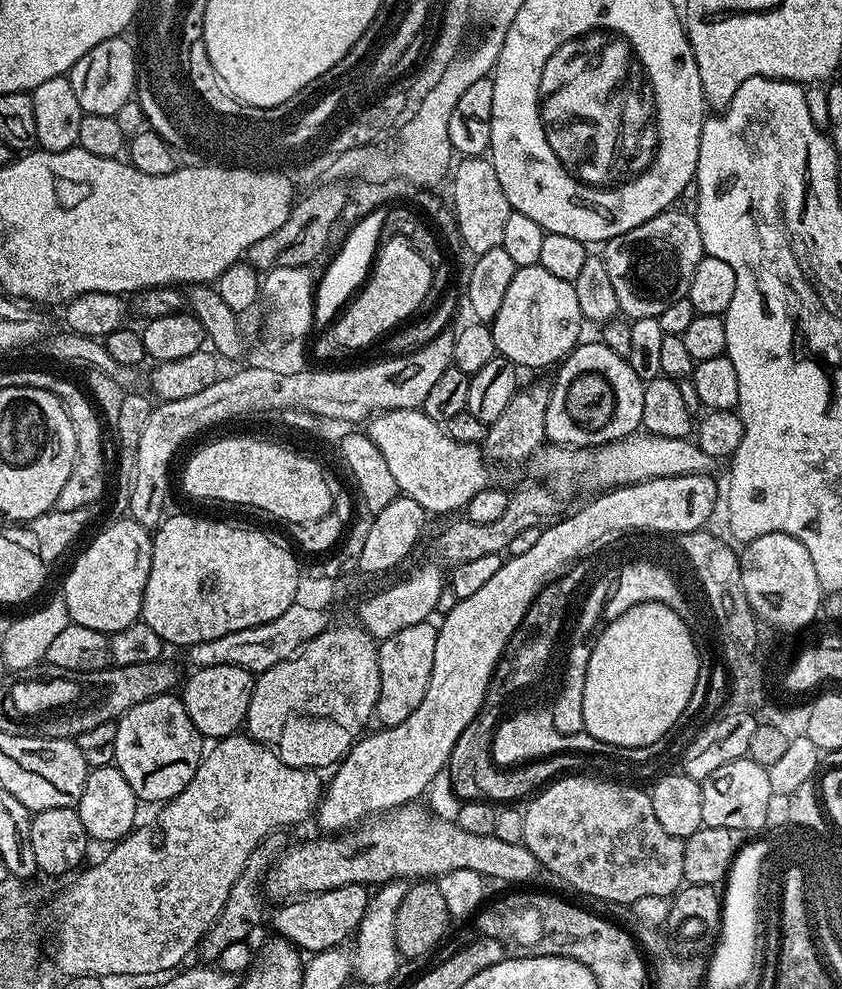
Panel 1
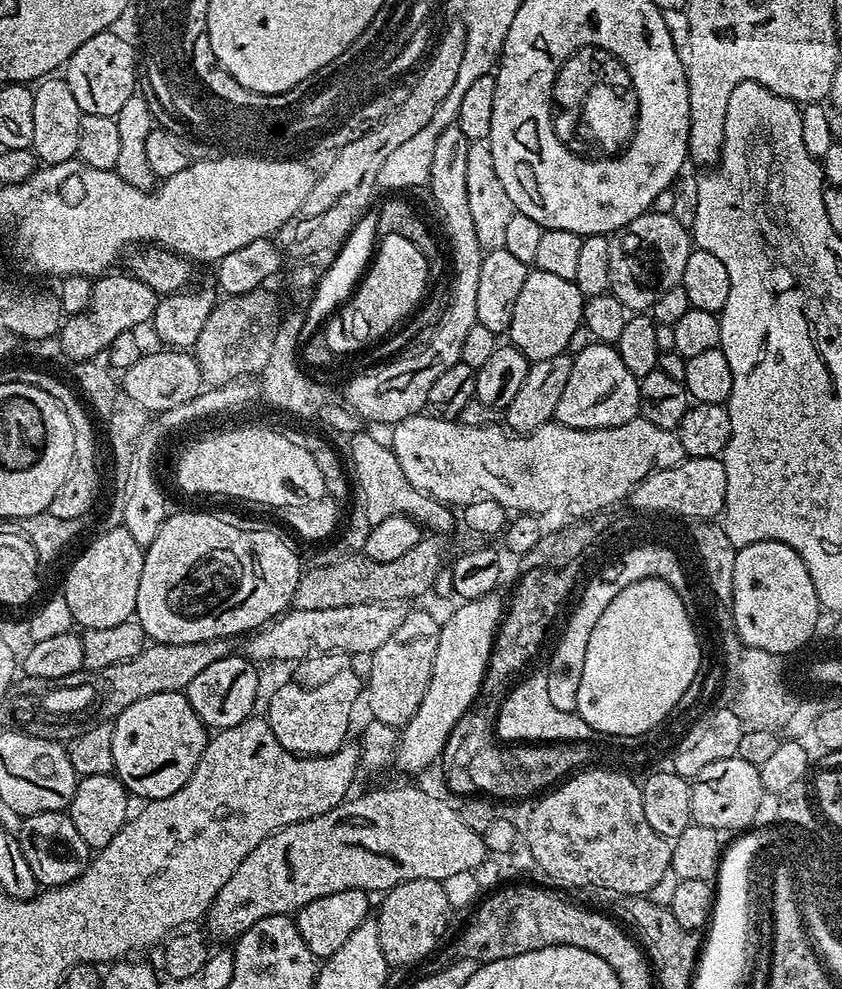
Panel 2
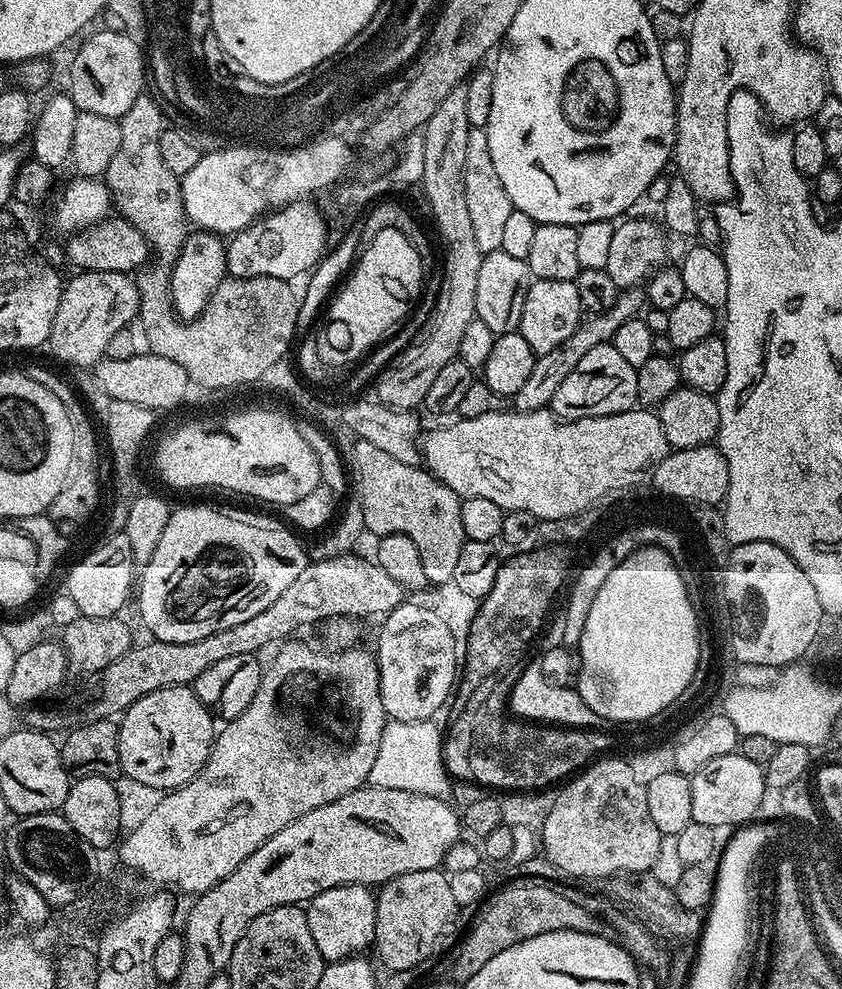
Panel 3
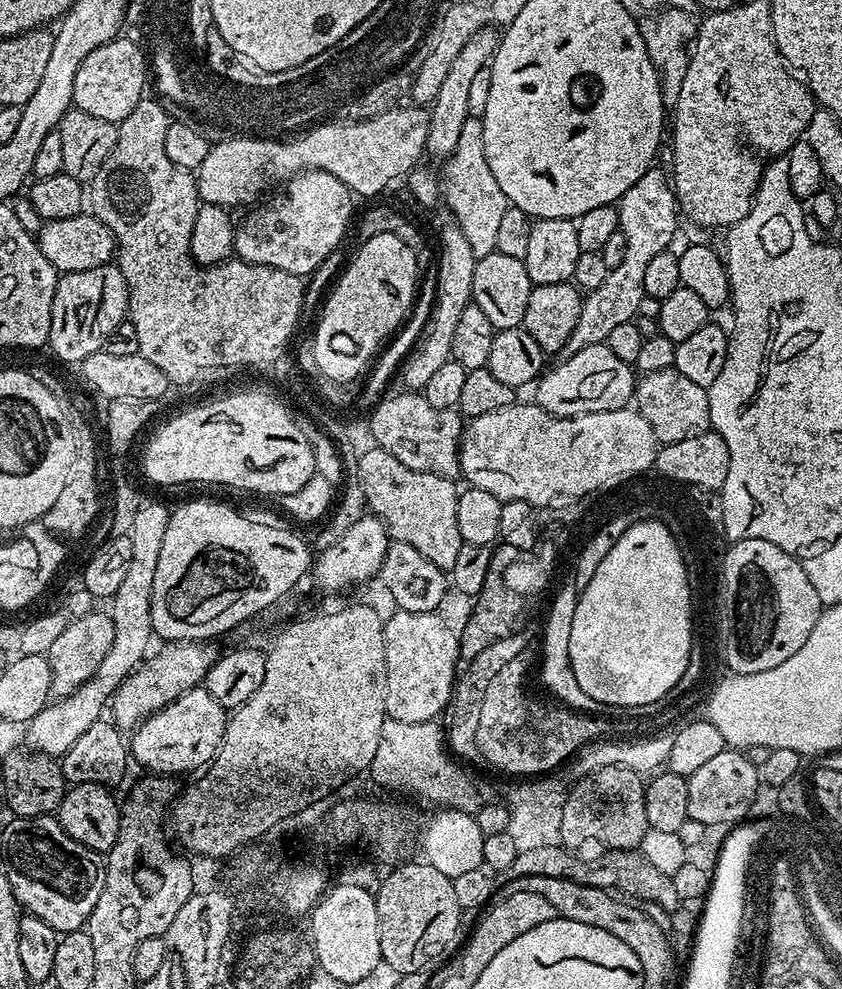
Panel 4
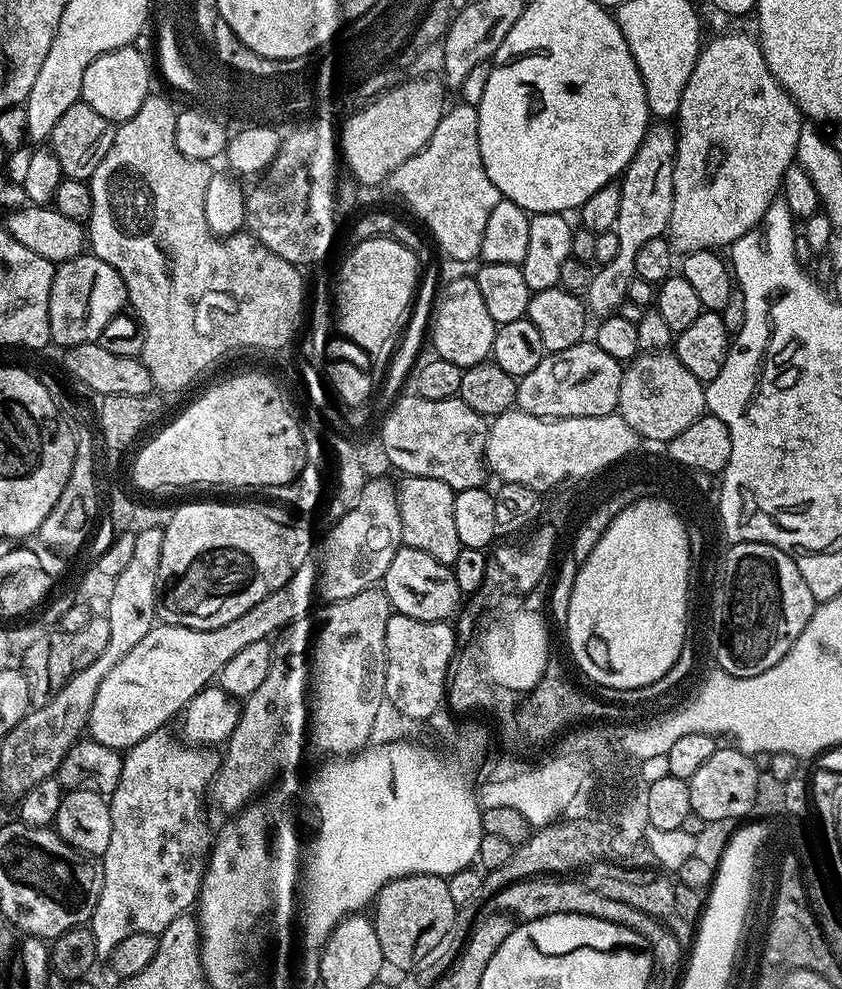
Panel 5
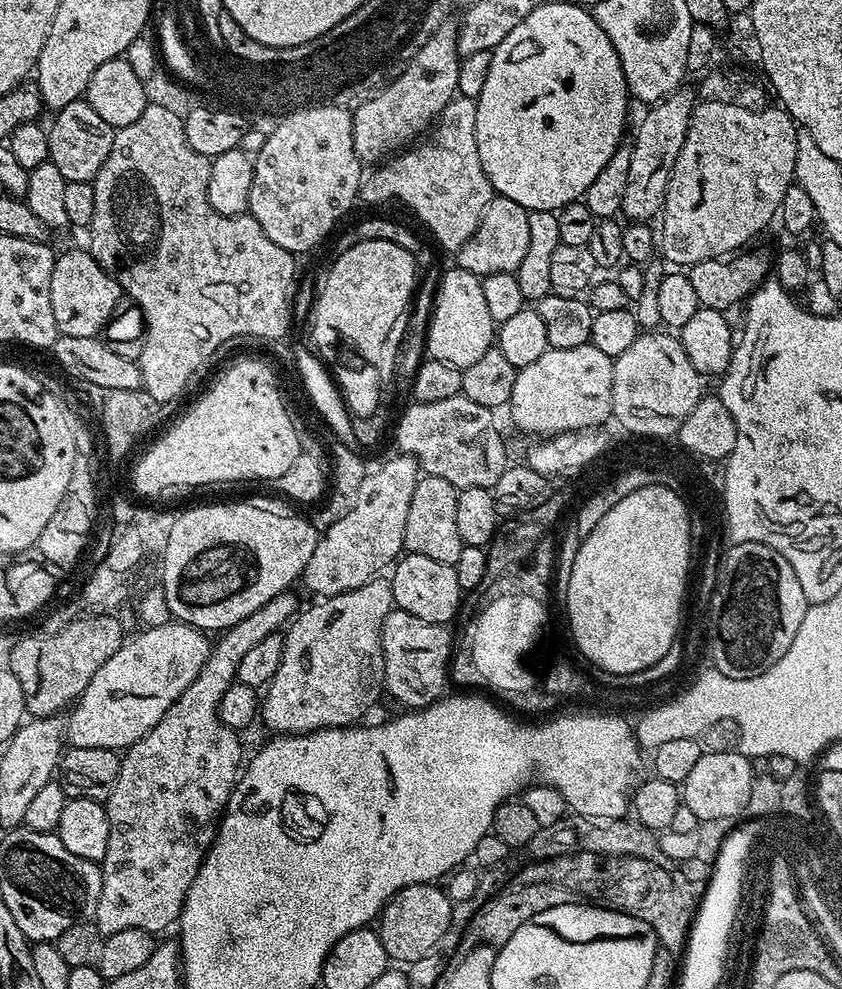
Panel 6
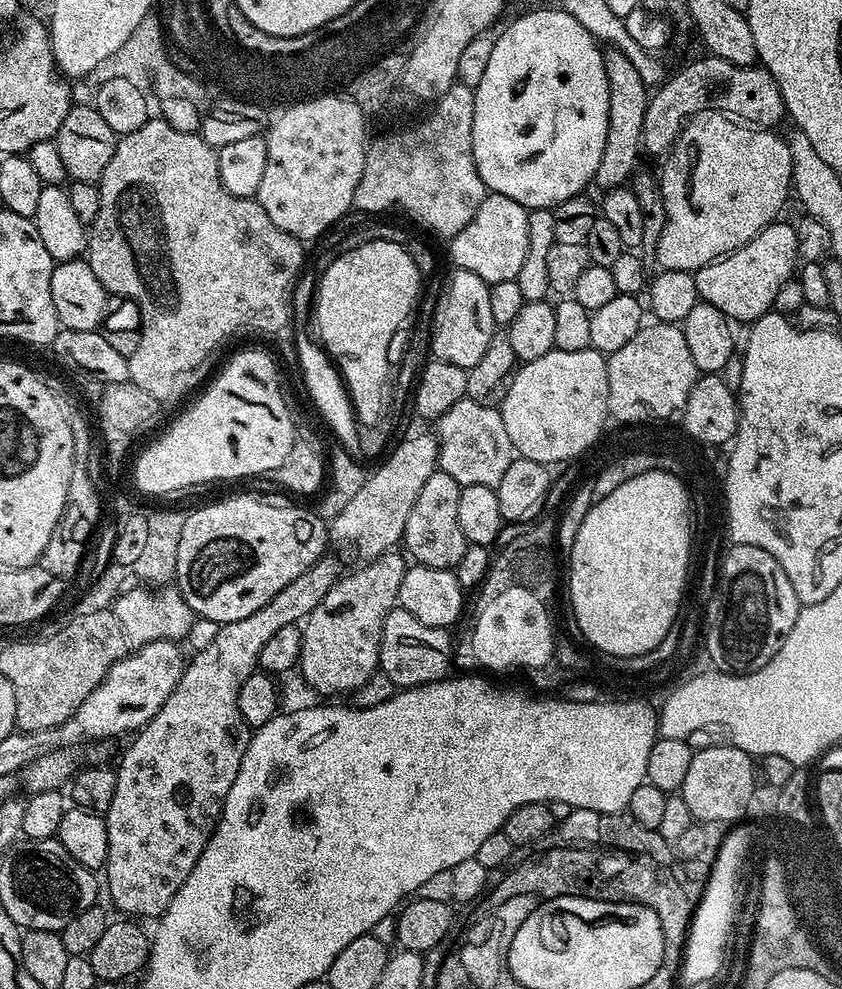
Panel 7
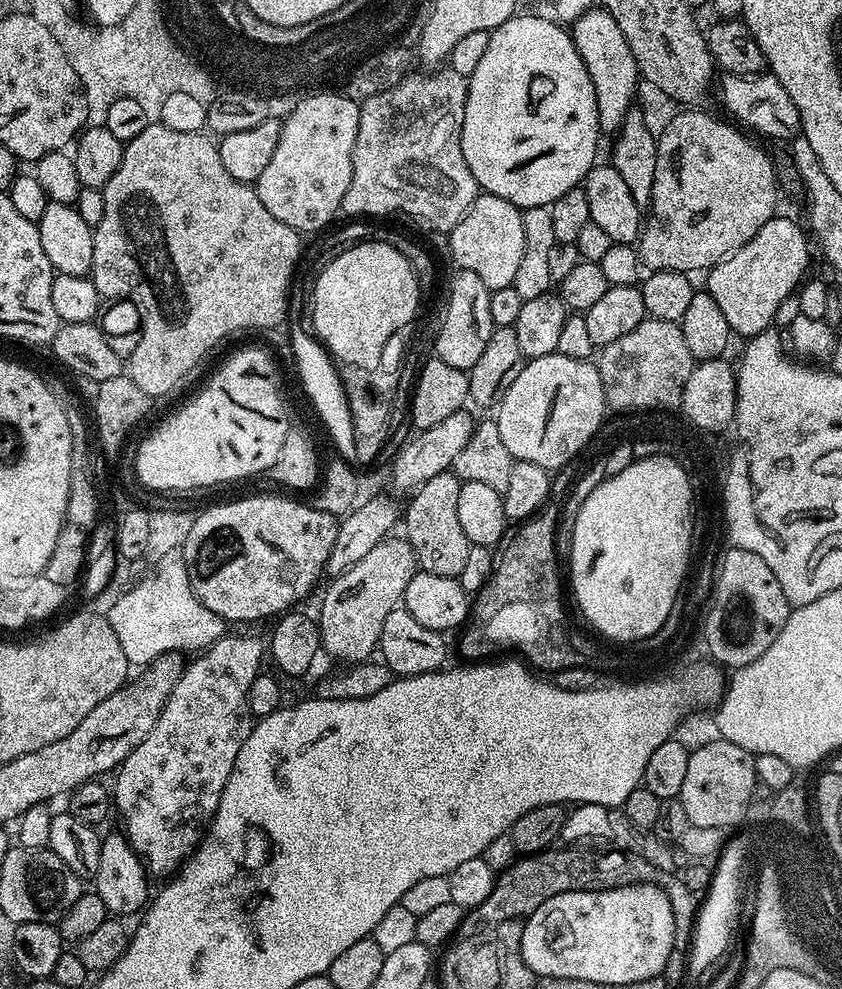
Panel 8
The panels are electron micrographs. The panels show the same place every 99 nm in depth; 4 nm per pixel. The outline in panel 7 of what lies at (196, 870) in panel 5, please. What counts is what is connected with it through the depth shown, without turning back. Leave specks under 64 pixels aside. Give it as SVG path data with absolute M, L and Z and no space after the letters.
M325 554L302 570L286 590L278 590L266 606L254 610L254 614L238 622L219 625L215 629L216 637L197 654L187 661L178 686L166 698L162 710L131 737L132 745L124 752L116 768L114 802L110 802L104 816L108 831L108 896L117 908L117 913L128 918L140 916L159 916L168 909L174 894L190 878L194 862L202 854L206 842L212 837L216 821L224 811L224 799L238 778L238 766L242 766L242 754L246 746L250 729L238 710L238 690L252 672L257 671L262 646L267 640L282 630L282 626L299 625L330 594L342 575L340 560L331 554Z

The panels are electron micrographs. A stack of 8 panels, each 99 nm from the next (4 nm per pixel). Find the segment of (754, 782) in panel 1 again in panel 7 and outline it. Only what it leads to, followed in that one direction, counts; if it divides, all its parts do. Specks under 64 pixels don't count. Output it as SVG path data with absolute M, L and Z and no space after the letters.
M731 742L712 744L701 752L693 751L686 782L682 782L678 794L690 806L693 821L723 821L731 825L747 817L747 803L754 788L753 773L753 757L741 748Z

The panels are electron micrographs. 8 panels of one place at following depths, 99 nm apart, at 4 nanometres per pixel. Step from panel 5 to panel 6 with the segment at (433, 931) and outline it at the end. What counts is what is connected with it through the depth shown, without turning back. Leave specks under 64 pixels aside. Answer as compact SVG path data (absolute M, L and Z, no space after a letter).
M439 883L411 884L398 890L398 894L388 899L388 904L378 917L380 941L389 961L409 966L429 953L433 949L434 942L438 942L438 938L446 934L451 922L452 908L452 899Z

